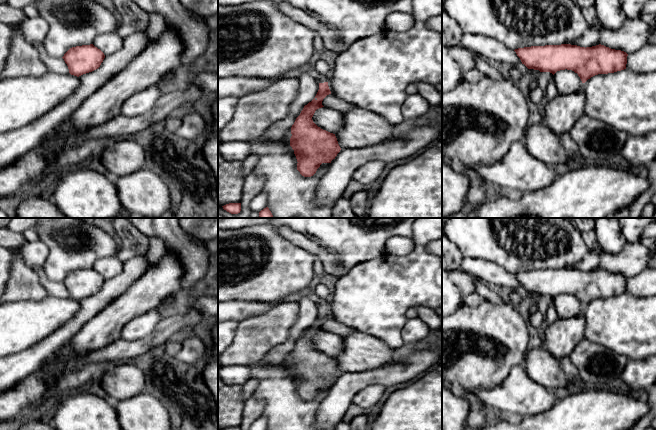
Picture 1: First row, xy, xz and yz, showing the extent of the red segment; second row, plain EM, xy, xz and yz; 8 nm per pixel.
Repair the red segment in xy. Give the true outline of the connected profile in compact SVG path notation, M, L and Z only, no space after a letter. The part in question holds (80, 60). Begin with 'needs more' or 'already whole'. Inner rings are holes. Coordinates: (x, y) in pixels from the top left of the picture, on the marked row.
already whole | M90 44L72 47L62 58L68 66L69 73L79 77L98 69L105 55L100 49Z

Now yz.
already whole | M571 44L545 45L514 50L528 69L550 72L572 70L582 83L598 74L614 73L626 69L628 54L604 45L580 47Z

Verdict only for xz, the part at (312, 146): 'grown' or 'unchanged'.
unchanged

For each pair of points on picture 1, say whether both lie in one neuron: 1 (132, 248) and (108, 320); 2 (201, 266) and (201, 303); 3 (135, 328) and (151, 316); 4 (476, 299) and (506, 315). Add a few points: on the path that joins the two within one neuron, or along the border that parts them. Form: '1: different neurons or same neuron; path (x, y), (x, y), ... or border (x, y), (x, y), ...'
1: different neurons; border (146, 252), (128, 259)
2: different neurons; border (200, 289), (194, 293)
3: same neuron; path (139, 327), (147, 320)
4: different neurons; border (484, 298), (473, 307), (464, 304)

